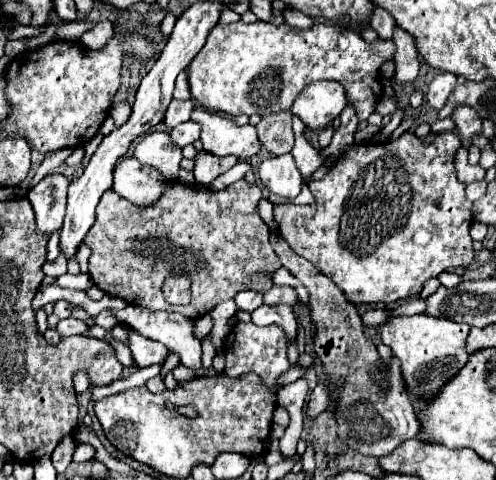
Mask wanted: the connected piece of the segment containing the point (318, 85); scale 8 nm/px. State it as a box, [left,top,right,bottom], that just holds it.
[290,82,346,128]

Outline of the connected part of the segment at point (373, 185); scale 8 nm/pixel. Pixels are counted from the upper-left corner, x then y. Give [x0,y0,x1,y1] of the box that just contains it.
[274,132,474,304]

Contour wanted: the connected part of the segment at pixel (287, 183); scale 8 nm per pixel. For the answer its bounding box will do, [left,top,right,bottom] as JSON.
[258,154,302,196]

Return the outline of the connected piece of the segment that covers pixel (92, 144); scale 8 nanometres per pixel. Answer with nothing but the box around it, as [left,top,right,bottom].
[82,133,103,167]

